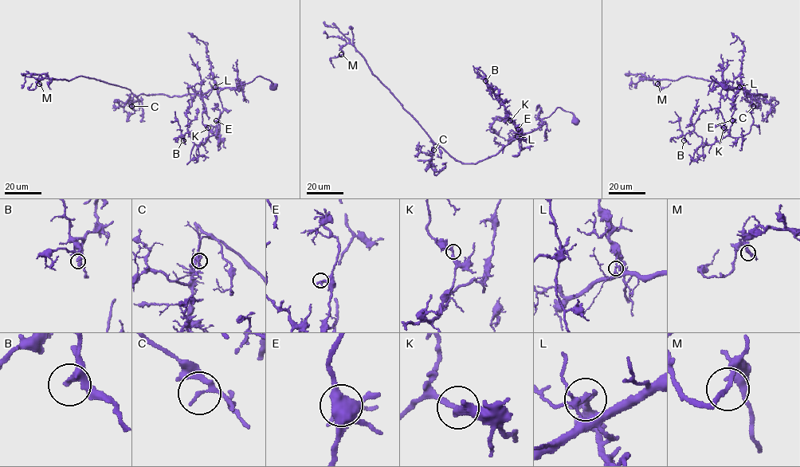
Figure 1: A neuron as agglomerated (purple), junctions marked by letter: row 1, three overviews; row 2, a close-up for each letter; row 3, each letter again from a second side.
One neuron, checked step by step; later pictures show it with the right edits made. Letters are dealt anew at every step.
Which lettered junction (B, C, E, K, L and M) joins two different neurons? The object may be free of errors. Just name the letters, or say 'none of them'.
L

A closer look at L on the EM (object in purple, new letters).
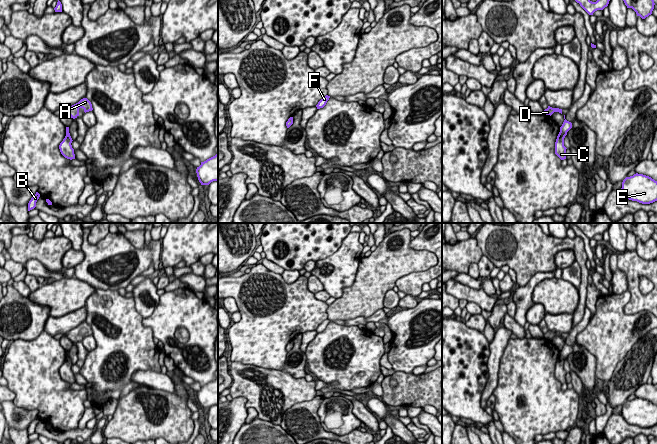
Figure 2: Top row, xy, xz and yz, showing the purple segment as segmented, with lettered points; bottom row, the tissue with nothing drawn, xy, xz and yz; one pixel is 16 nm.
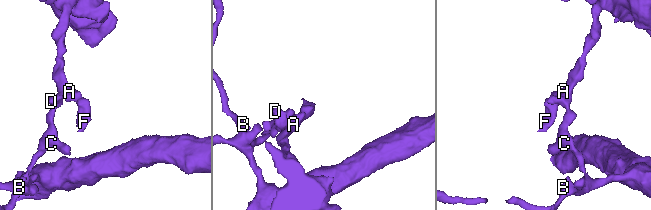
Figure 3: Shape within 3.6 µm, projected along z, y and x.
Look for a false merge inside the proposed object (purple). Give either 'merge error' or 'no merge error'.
merge error

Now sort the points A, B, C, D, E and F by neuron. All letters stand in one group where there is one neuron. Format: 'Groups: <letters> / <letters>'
Groups: A D F / B C E

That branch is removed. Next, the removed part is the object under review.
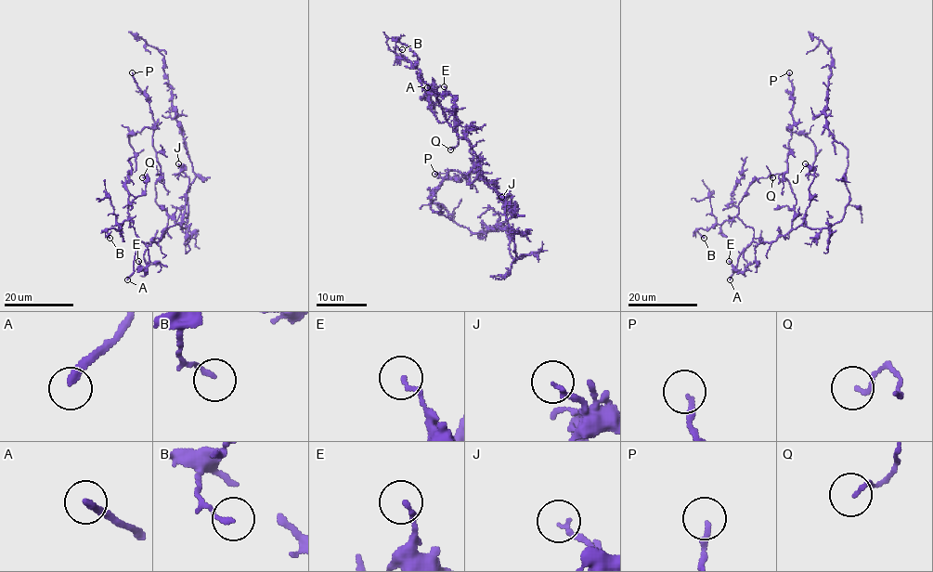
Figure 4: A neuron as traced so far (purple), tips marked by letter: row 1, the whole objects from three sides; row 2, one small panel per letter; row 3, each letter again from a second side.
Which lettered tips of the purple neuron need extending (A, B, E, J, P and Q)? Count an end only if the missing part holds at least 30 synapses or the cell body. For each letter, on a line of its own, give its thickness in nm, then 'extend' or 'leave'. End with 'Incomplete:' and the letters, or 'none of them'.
A: 260 nm thick; extend
B: 130 nm thick; leave
E: 130 nm thick; leave
J: 170 nm thick; leave
P: 190 nm thick; leave
Q: 140 nm thick; leave
Incomplete: A

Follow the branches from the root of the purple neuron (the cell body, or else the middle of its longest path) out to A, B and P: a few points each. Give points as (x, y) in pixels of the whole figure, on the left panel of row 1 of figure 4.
A: (186, 224), (183, 228), (176, 224), (171, 226), (156, 242), (141, 241), (135, 253), (134, 271), (127, 279)
B: (186, 224), (183, 228), (174, 224), (158, 241), (144, 243), (128, 217), (119, 229), (105, 233), (110, 238)
P: (186, 224), (167, 229), (168, 214), (156, 201), (161, 166), (152, 144), (154, 120), (149, 98), (132, 72)

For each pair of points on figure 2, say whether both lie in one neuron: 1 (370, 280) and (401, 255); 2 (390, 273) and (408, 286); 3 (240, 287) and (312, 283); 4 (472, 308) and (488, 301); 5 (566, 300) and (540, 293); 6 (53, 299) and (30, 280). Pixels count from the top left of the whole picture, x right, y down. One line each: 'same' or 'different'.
1: same
2: different
3: different
4: different
5: same
6: different

